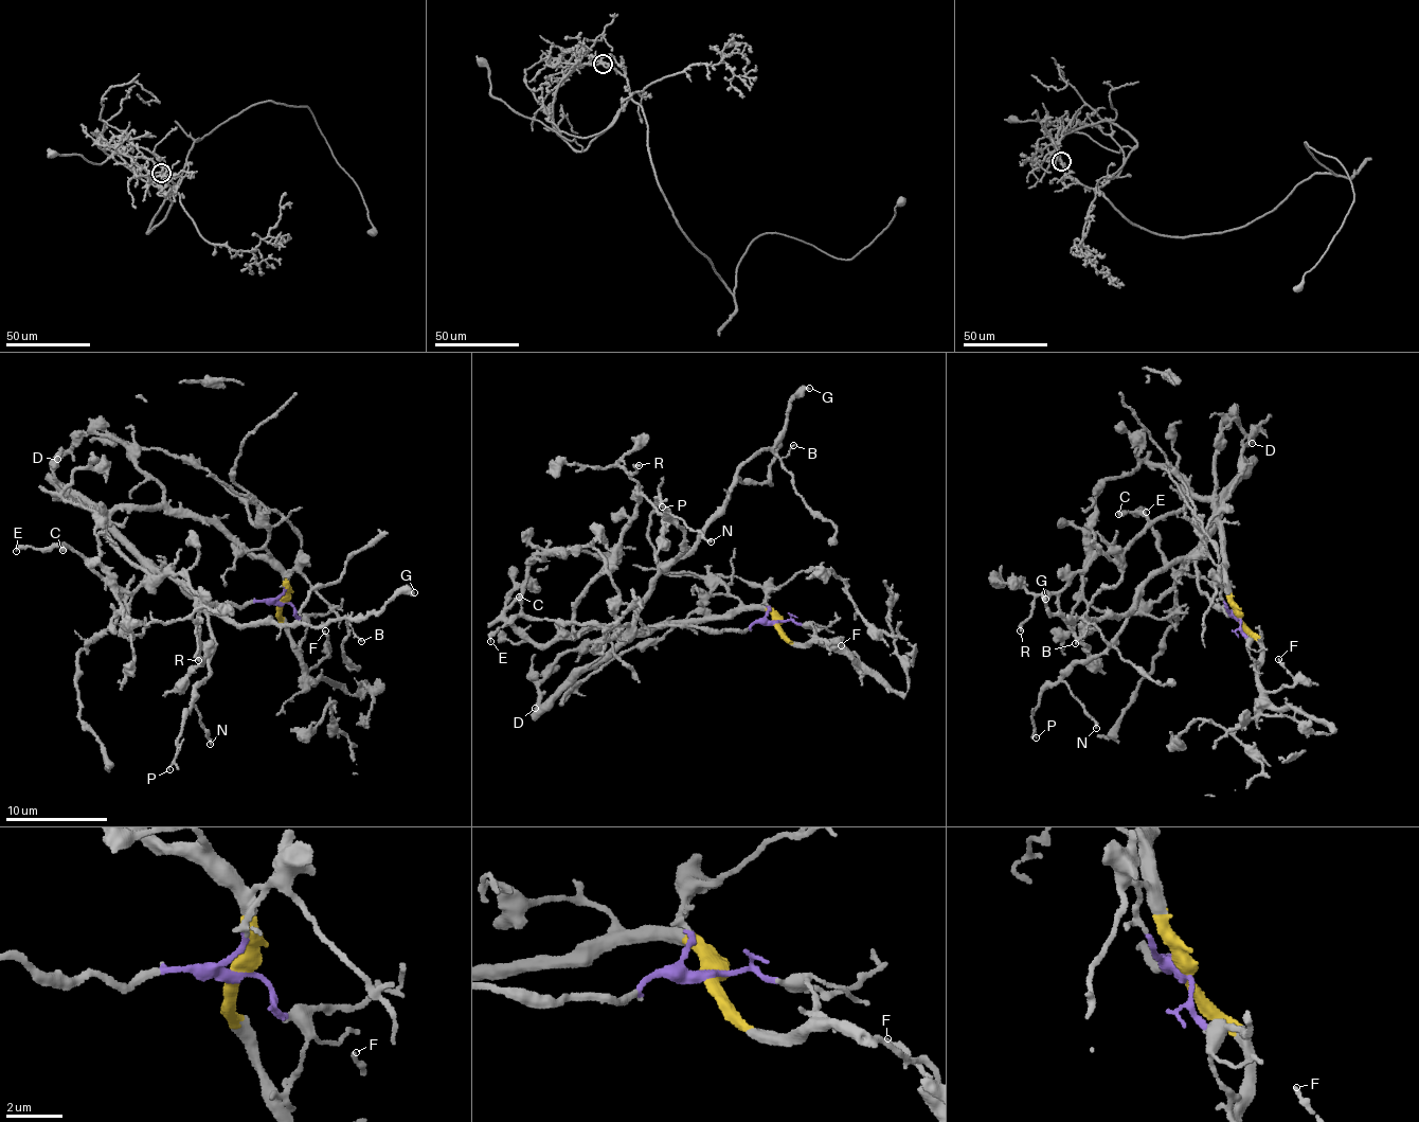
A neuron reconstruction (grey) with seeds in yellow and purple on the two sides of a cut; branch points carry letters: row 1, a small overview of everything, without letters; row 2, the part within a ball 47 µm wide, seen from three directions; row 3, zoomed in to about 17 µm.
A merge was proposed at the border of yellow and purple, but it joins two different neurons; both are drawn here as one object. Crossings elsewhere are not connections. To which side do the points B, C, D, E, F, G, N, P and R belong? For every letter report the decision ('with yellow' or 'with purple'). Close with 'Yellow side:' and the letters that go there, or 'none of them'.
B: with purple
C: with purple
D: with yellow
E: with purple
F: with yellow
G: with purple
N: with purple
P: with purple
R: with yellow
Yellow side: D, F, R

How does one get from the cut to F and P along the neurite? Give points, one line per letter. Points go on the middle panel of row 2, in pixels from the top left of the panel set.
F: (775, 623), (796, 643), (841, 645), (859, 660), (840, 644)
P: (775, 623), (705, 631), (636, 627), (649, 583), (687, 549), (657, 496), (662, 508)

